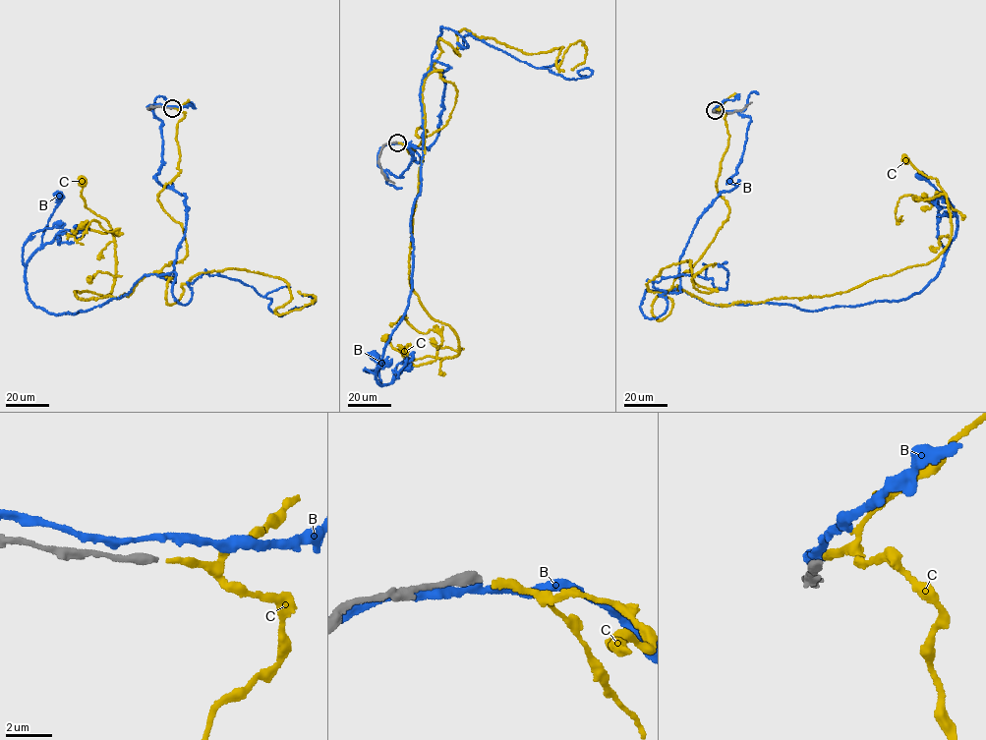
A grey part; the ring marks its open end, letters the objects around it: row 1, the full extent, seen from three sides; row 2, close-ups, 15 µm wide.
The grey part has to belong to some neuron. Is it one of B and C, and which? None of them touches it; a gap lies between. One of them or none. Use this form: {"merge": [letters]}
{"merge": ["C"]}

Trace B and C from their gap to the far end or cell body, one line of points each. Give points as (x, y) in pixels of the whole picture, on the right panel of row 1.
B: (715, 108), (750, 118), (737, 186), (699, 218), (669, 292), (807, 311), (907, 299), (957, 225), (921, 175)
C: (715, 109), (728, 218), (672, 286), (713, 304), (829, 296), (928, 263), (951, 238), (947, 194), (903, 160)

